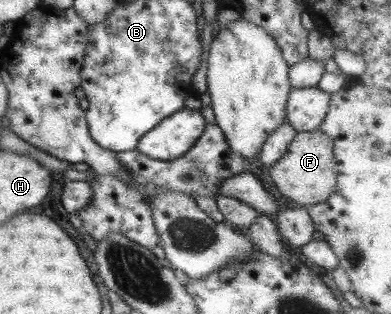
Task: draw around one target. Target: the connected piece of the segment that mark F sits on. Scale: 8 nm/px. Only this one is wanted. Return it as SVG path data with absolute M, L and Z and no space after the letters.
M319 129L296 133L285 155L267 169L277 191L303 207L323 203L333 193L336 181L332 148L333 141Z

